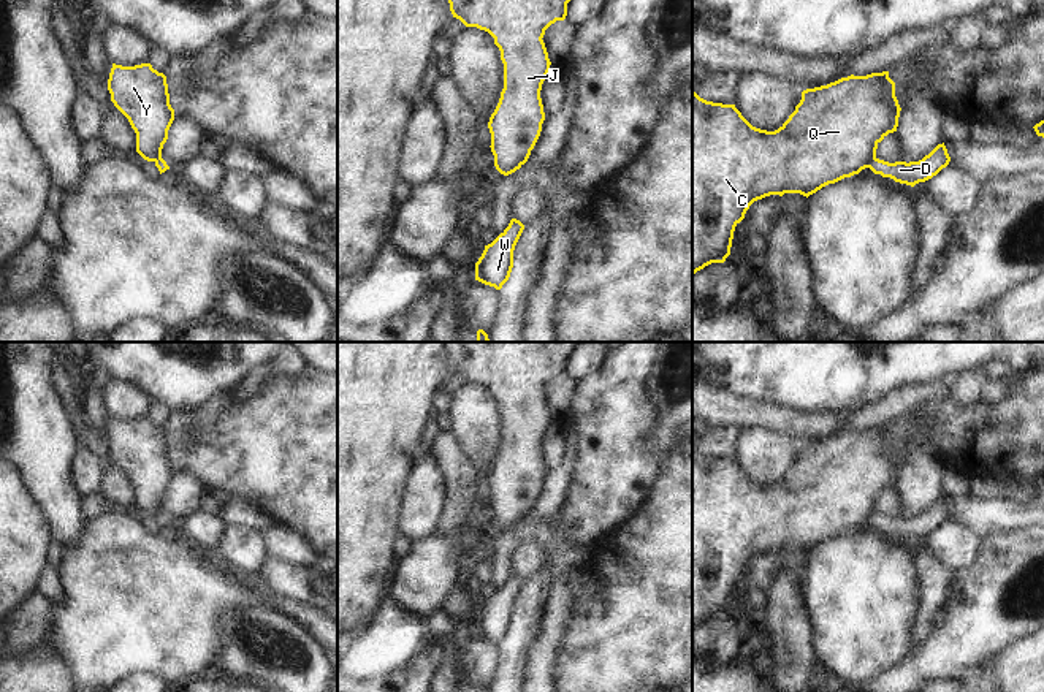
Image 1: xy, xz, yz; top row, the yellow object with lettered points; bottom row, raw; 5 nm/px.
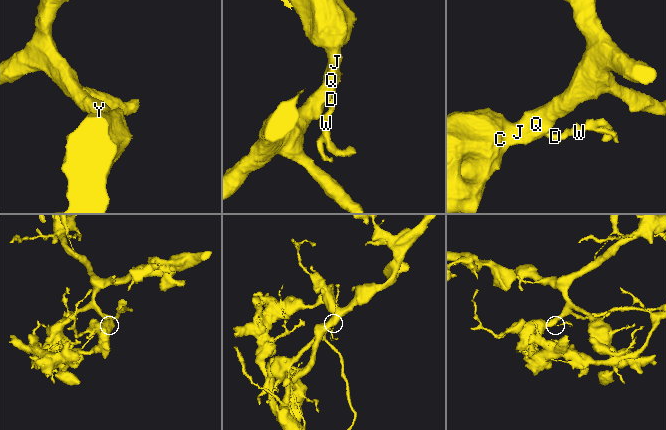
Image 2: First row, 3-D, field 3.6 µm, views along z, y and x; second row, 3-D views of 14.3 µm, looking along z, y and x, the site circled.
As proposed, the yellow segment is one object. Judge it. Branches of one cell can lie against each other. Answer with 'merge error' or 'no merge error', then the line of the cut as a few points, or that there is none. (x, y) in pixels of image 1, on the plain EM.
merge error; cut yz (875, 512), (867, 521)

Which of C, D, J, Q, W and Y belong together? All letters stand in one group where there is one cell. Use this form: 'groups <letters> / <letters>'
groups C J Q Y / D W

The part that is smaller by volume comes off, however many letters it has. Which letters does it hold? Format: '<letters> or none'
D, W

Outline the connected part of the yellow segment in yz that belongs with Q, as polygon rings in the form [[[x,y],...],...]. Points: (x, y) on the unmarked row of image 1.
[[[889,426],[848,431],[827,440],[806,443],[789,473],[775,486],[753,481],[735,459],[713,458],[692,445],[692,630],[730,610],[735,581],[749,561],[770,549],[810,551],[829,538],[859,529],[876,513],[878,499],[897,486],[900,459]]]

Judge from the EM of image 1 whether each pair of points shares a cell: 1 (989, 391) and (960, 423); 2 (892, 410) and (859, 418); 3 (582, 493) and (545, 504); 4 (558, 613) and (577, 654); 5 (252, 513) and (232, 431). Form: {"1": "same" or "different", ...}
{"1": "different", "2": "same", "3": "different", "4": "different", "5": "different"}

